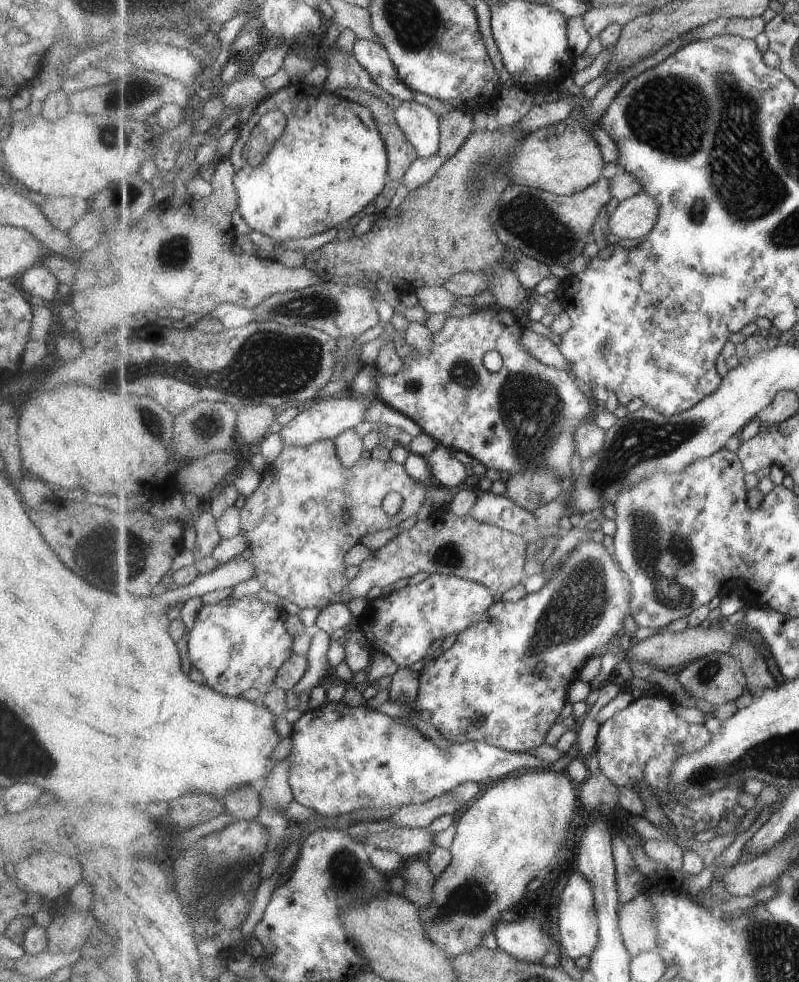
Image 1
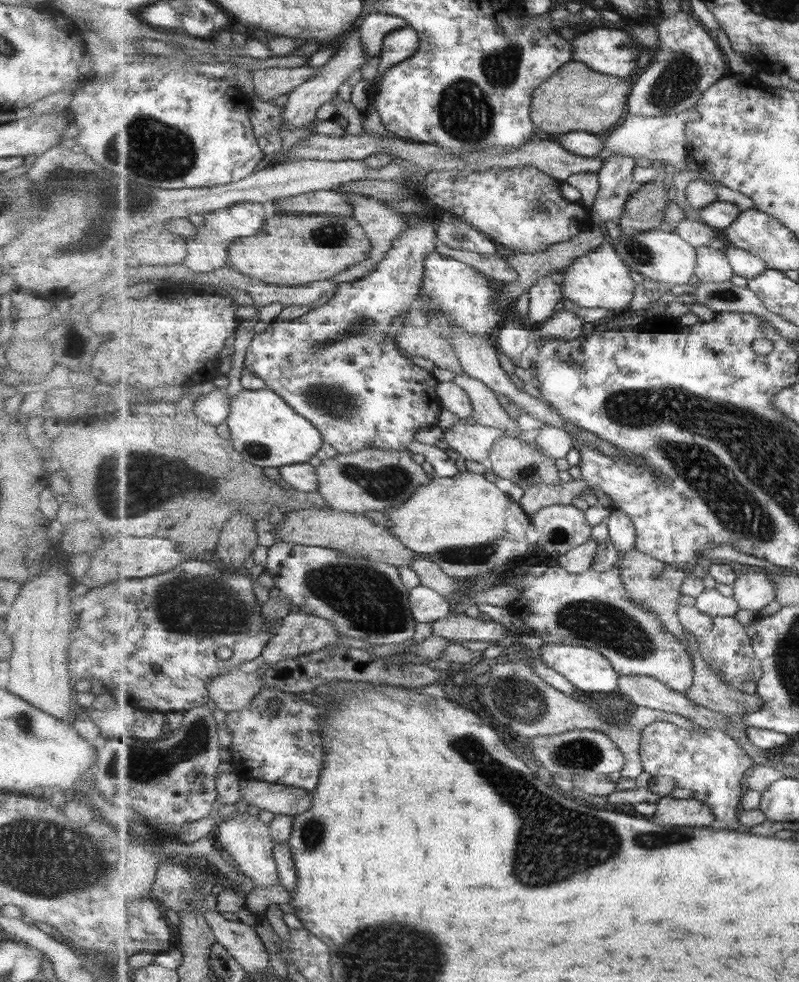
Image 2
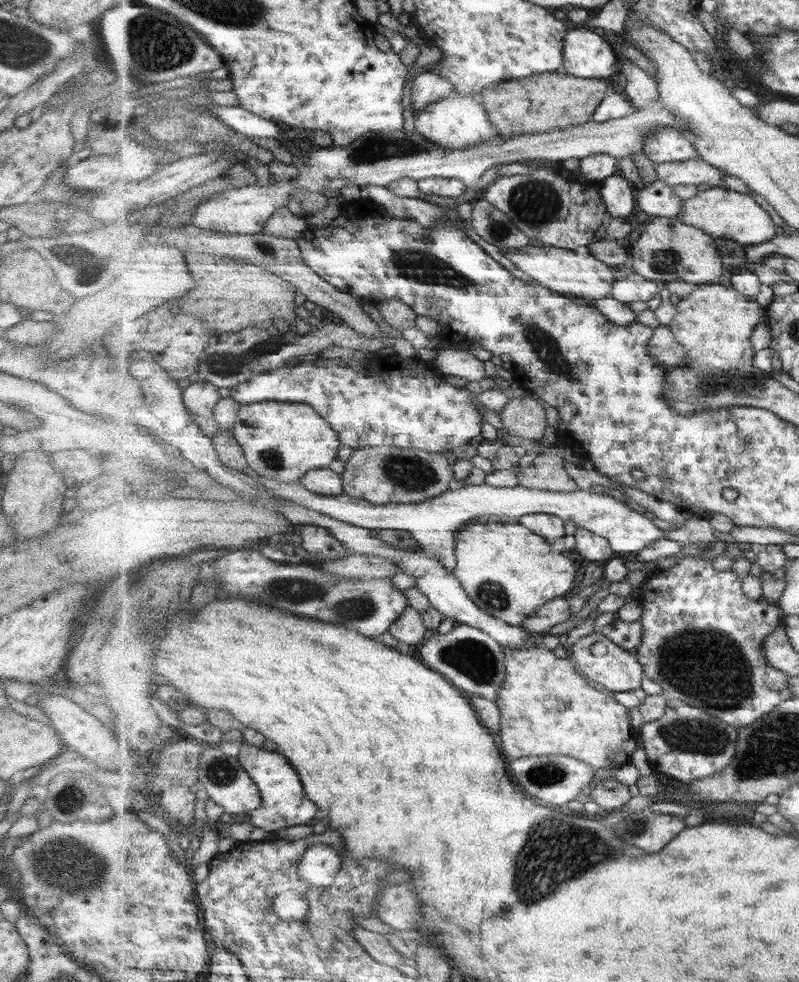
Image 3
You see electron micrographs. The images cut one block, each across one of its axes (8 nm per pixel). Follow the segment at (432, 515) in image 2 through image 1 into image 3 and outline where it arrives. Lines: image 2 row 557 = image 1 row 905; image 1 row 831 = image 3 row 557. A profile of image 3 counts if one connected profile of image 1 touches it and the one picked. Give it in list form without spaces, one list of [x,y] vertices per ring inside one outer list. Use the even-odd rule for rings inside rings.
[[[461,530],[456,534],[455,554],[457,566],[454,575],[461,581],[465,592],[481,609],[488,614],[495,614],[496,618],[511,626],[525,624],[526,620],[544,604],[555,598],[565,597],[569,590],[573,590],[573,584],[577,578],[575,562],[569,558],[567,552],[549,543],[543,536],[539,536],[539,533],[533,534],[532,530],[527,530],[525,534],[519,532],[515,536],[505,536],[497,532]]]

